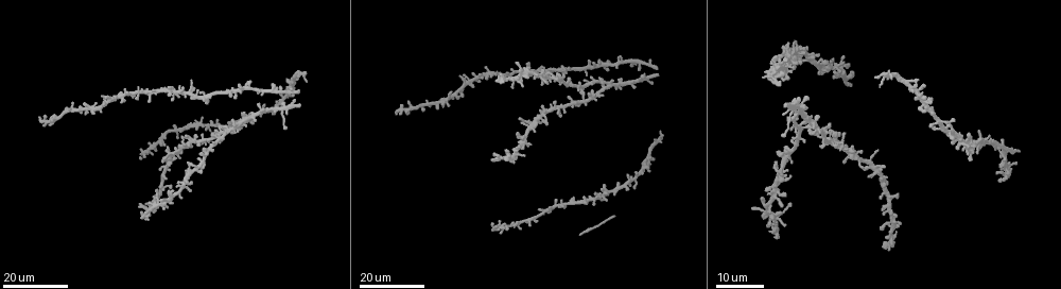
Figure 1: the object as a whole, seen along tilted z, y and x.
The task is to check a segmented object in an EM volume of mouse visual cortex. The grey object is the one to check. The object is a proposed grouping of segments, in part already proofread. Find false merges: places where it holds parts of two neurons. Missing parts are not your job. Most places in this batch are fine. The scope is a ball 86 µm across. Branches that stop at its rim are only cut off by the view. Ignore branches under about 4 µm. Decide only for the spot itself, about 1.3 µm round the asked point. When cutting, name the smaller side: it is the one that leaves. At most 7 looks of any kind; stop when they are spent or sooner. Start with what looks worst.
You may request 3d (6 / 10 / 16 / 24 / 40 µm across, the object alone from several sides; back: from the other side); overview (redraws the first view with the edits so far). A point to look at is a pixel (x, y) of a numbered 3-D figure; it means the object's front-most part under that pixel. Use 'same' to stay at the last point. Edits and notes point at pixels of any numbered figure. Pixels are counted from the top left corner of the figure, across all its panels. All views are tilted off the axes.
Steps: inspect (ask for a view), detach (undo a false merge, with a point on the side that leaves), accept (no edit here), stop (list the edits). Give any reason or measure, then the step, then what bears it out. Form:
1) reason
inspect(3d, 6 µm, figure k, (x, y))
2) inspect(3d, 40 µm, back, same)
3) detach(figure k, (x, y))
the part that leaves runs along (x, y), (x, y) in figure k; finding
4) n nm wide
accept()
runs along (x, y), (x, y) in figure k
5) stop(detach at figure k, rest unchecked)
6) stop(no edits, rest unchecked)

two arms at a narrow angle
inspect(3d, 16 µm, figure 1, (174, 151))

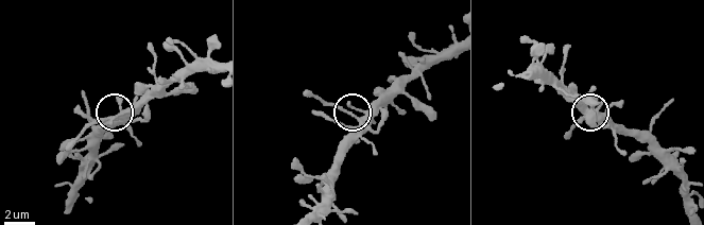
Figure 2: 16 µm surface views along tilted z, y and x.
inspect(3d, 10 µm, figure 2, (358, 120))

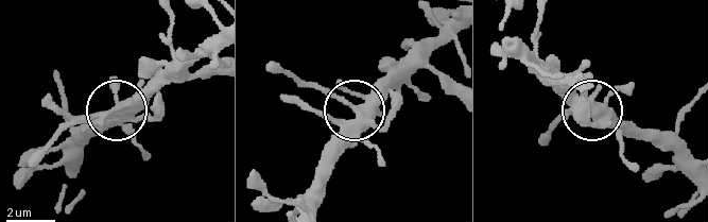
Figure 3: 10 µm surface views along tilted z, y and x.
accept()
runs along (451, 19), (414, 47), (358, 105), (305, 83) in figure 3; one neuron here

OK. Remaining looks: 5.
inspect(3d, 16 µm, figure 1, (282, 112))

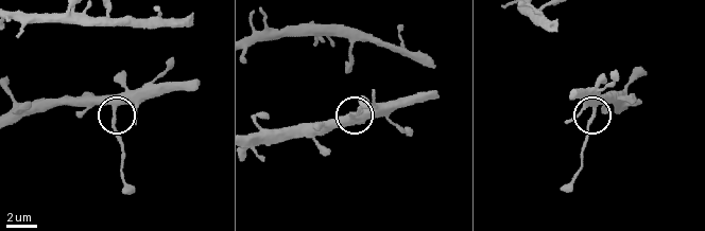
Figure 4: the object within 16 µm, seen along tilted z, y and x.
inspect(3d, 10 µm, figure 4, (596, 108))

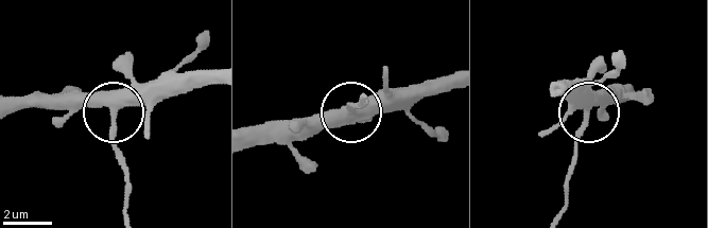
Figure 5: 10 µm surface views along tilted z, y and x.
420 nm wide
detach(figure 5, (121, 158))
the part that leaves runs along (115, 129), (126, 209) in figure 5; two neurons meet here

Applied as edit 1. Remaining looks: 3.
looks like a crossing
inspect(3d, 16 µm, figure 1, (967, 141))

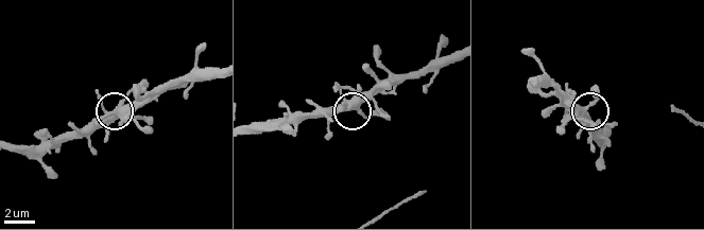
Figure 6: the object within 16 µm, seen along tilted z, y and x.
closer look
inspect(3d, 10 µm, figure 6, (584, 111))

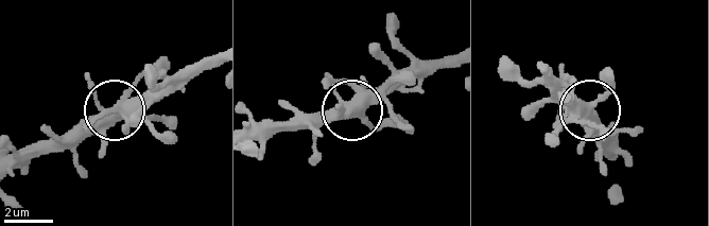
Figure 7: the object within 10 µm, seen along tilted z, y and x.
side arm 22 µm
accept()
all the same neuron

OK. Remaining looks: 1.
stop(detach at figure 5, rest unchecked)

